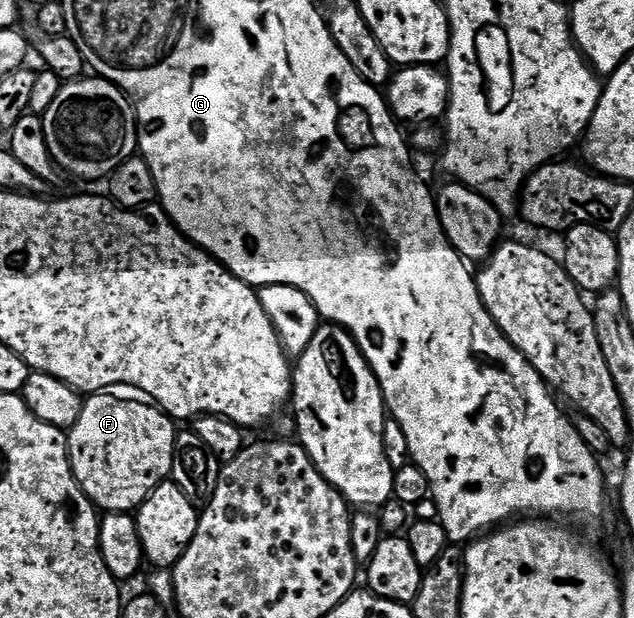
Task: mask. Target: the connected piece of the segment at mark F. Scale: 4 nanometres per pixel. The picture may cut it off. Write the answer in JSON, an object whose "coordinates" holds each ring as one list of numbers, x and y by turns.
{"coordinates":[[104,391,92,393,84,400,81,415,69,430,67,454,77,483,96,507,107,513,131,513,138,510,143,500,162,481,171,477,177,425,162,409,146,400,126,401,123,397,114,397,115,395,114,392]]}

